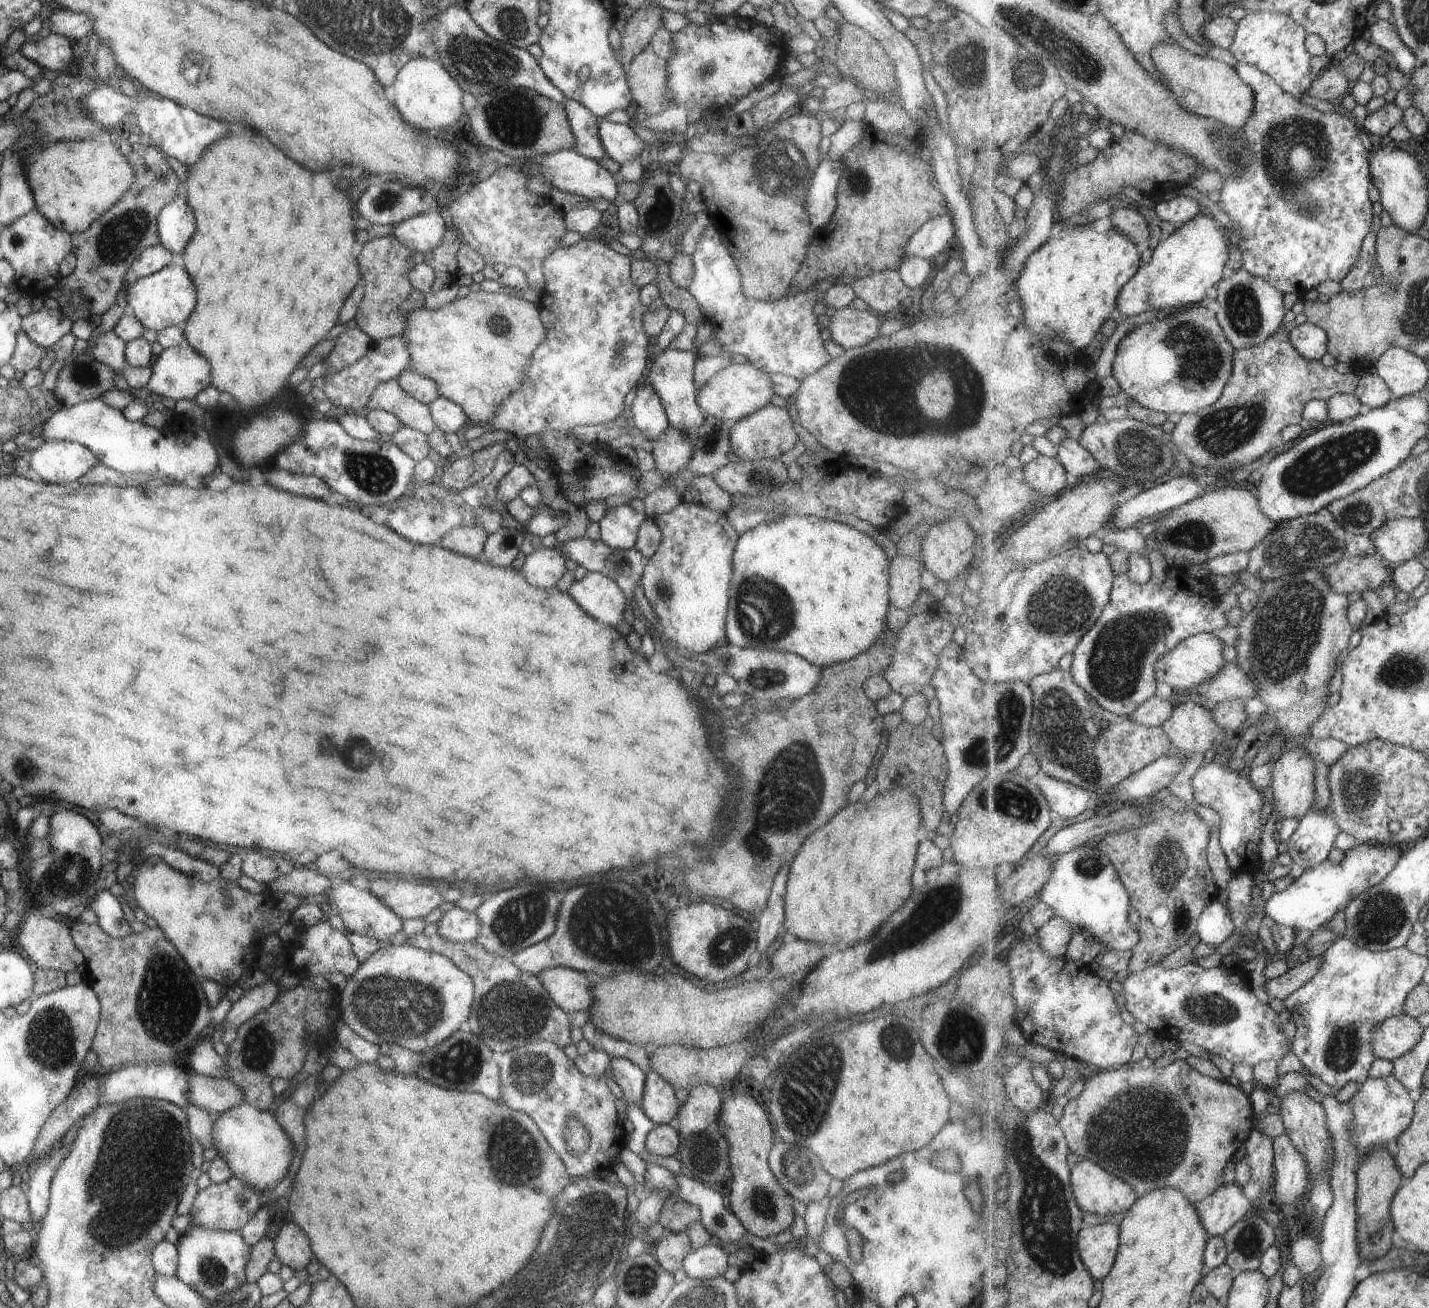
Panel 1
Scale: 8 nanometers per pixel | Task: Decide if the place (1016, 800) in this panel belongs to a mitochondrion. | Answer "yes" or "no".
yes

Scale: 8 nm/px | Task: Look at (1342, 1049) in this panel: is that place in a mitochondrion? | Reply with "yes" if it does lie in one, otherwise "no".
yes

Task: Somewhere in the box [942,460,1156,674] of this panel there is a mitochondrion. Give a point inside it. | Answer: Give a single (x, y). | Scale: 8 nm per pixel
(1061, 605)

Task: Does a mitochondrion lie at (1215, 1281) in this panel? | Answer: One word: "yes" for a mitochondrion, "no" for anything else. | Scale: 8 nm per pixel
no

